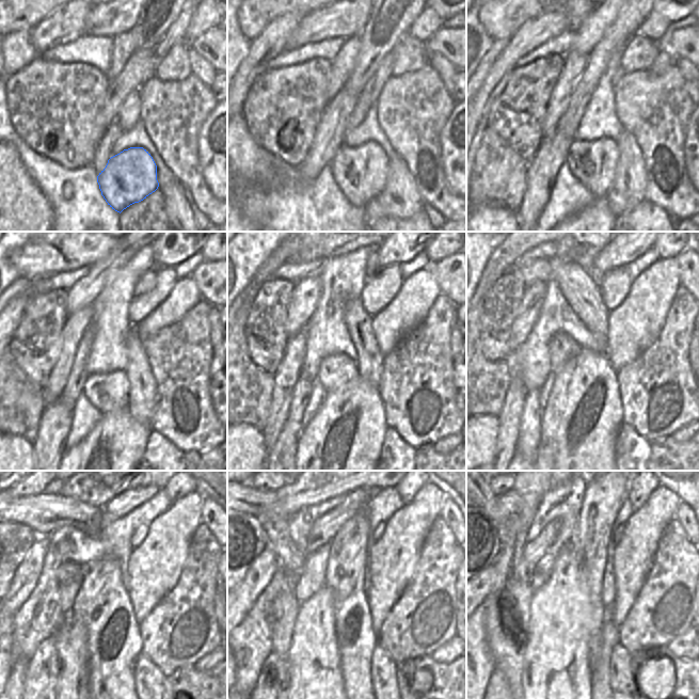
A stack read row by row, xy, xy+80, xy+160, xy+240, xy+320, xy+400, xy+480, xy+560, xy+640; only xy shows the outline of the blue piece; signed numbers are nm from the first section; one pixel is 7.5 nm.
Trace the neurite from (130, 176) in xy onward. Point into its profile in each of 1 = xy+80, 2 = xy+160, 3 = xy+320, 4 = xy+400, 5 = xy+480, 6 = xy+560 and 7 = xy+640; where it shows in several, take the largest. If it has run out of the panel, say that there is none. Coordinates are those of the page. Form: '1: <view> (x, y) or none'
1: xy+80 (361, 173)
2: xy+160 (593, 162)
3: xy+320 (335, 370)
4: xy+400 (562, 348)
5: xy+480 (67, 571)
6: xy+560 (275, 527)
7: xy+640 (490, 502)

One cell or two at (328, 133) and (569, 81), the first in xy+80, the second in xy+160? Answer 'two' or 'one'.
two

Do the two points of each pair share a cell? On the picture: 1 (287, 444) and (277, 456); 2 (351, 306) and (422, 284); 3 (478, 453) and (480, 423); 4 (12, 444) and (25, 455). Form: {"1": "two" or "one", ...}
{"1": "one", "2": "two", "3": "one", "4": "one"}

